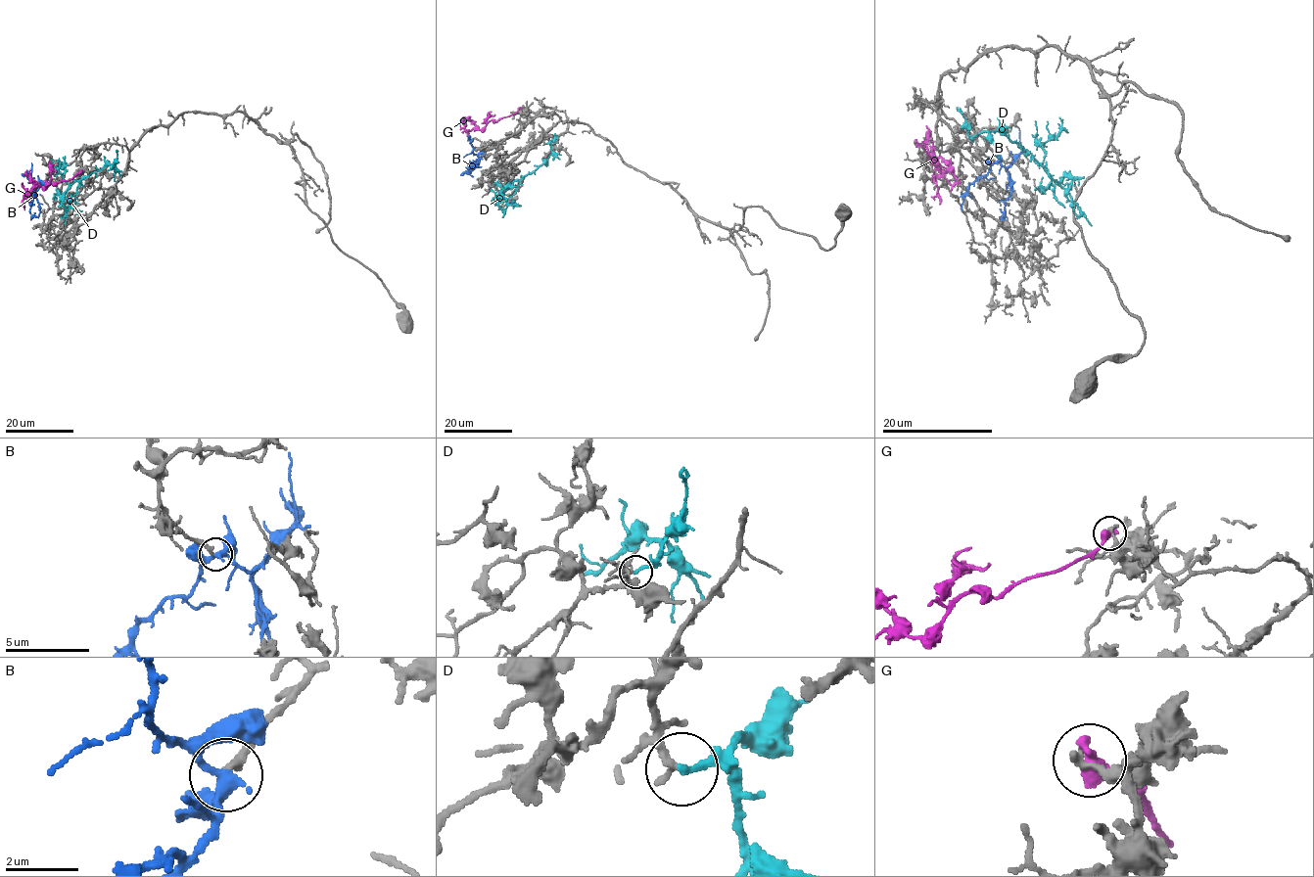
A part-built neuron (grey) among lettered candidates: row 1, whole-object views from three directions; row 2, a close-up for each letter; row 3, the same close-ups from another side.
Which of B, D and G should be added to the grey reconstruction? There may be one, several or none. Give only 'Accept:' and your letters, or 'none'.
Accept: B, D

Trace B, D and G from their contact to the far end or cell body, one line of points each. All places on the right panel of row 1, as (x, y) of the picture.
B: (995, 161), (1006, 167), (1011, 195), (1005, 202), (1005, 215), (1000, 218)
D: (972, 141), (975, 135), (985, 131), (1002, 131), (1015, 141), (1063, 188), (1091, 225)
G: (915, 142), (935, 161), (951, 167), (939, 158), (937, 161), (939, 205)

